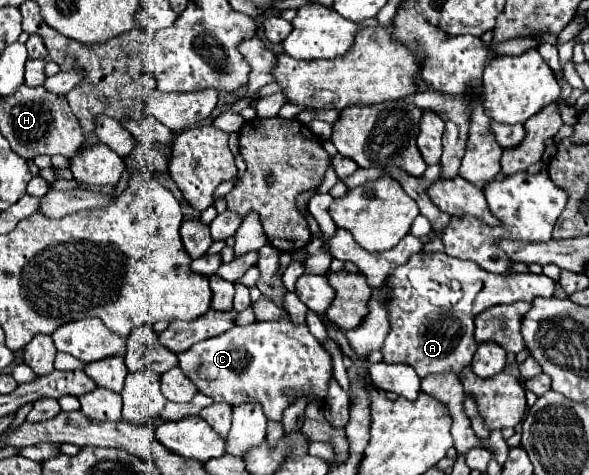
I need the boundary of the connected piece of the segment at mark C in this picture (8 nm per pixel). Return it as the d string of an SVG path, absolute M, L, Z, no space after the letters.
M289 315L277 321L257 321L245 327L233 327L227 333L219 337L211 337L205 341L199 341L191 349L177 355L179 357L179 369L197 385L199 391L203 391L213 401L221 401L231 405L233 409L241 403L257 401L263 407L263 413L269 421L283 419L283 411L297 403L297 399L305 399L307 403L319 399L325 403L329 381L333 377L333 365L331 355L321 347L321 343L311 335L307 325L295 325Z

